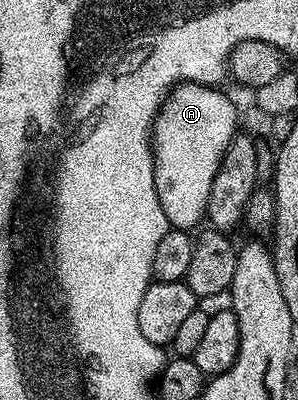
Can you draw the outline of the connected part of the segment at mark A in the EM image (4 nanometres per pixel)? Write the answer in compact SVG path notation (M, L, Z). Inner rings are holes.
M181 83L171 88L163 106L159 108L154 123L151 124L151 154L155 156L155 182L157 201L165 213L168 224L174 230L190 232L200 222L204 222L209 201L209 188L213 186L213 177L221 165L223 155L229 149L237 134L235 126L239 115L231 104L231 99L218 86L201 83Z

